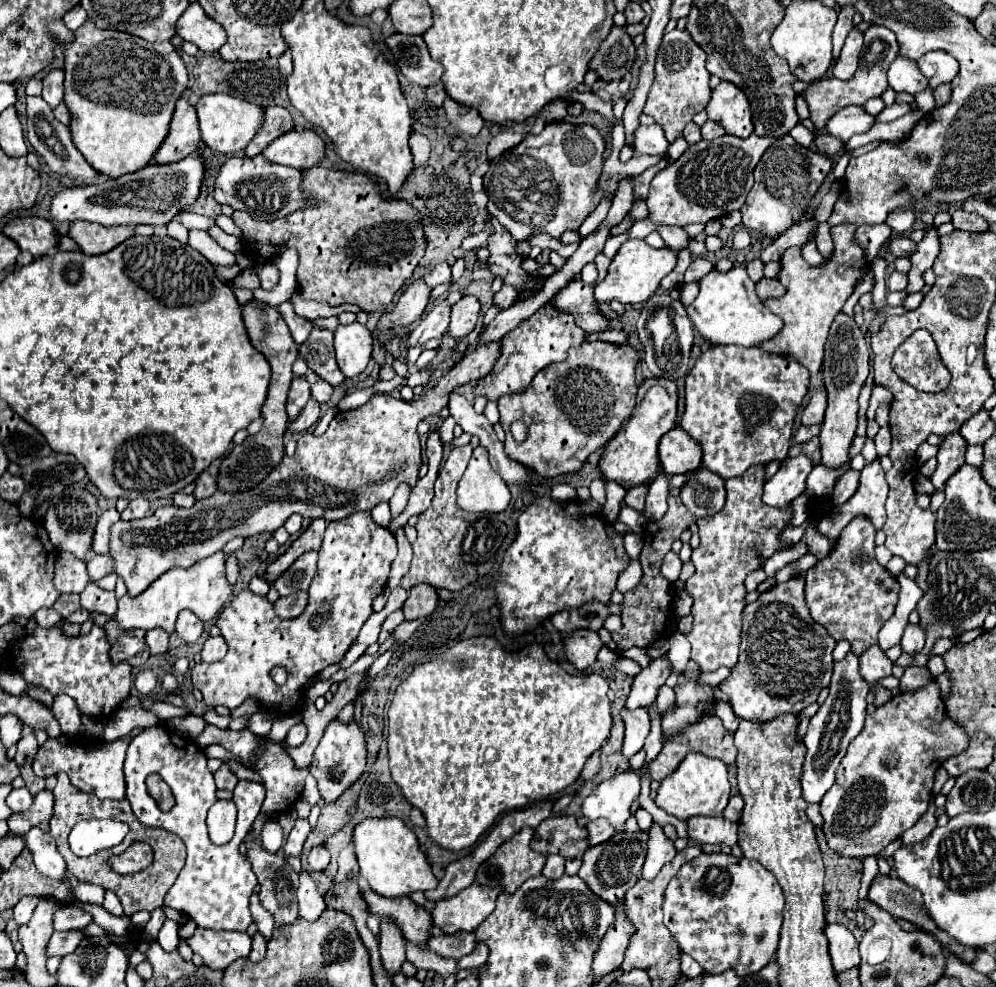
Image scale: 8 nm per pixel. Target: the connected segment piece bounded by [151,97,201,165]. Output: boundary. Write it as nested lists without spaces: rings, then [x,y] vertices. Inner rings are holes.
[[[179,99],[171,125],[169,125],[169,133],[163,139],[163,145],[155,151],[155,157],[151,163],[155,165],[167,165],[167,163],[175,163],[187,155],[191,155],[193,151],[197,151],[201,141],[199,135],[199,123],[197,123],[197,113],[195,107],[187,103],[187,99]]]

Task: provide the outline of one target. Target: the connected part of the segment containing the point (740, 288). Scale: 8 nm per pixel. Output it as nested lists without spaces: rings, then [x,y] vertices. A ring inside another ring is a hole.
[[[735,265],[733,269],[721,273],[711,269],[705,277],[699,279],[699,295],[687,307],[687,315],[693,321],[693,327],[711,343],[735,343],[743,347],[759,345],[761,341],[773,337],[781,327],[781,319],[773,315],[761,299],[755,295],[755,283],[747,277],[745,267]]]

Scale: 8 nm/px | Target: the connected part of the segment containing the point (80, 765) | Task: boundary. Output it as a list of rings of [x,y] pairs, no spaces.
[[[135,729],[127,737],[121,737],[117,741],[105,743],[101,749],[85,751],[83,747],[63,747],[57,739],[47,739],[33,761],[33,771],[37,777],[51,777],[57,773],[67,773],[71,783],[79,787],[85,793],[95,793],[99,799],[123,799],[125,797],[125,775],[123,775],[123,761],[129,741],[139,733],[141,729]]]

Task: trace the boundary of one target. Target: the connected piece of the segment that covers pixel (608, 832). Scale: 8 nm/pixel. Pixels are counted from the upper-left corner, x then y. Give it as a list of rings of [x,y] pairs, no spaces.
[[[597,819],[597,821],[587,823],[587,833],[589,833],[589,845],[593,847],[607,841],[615,833],[615,829],[605,819]]]

